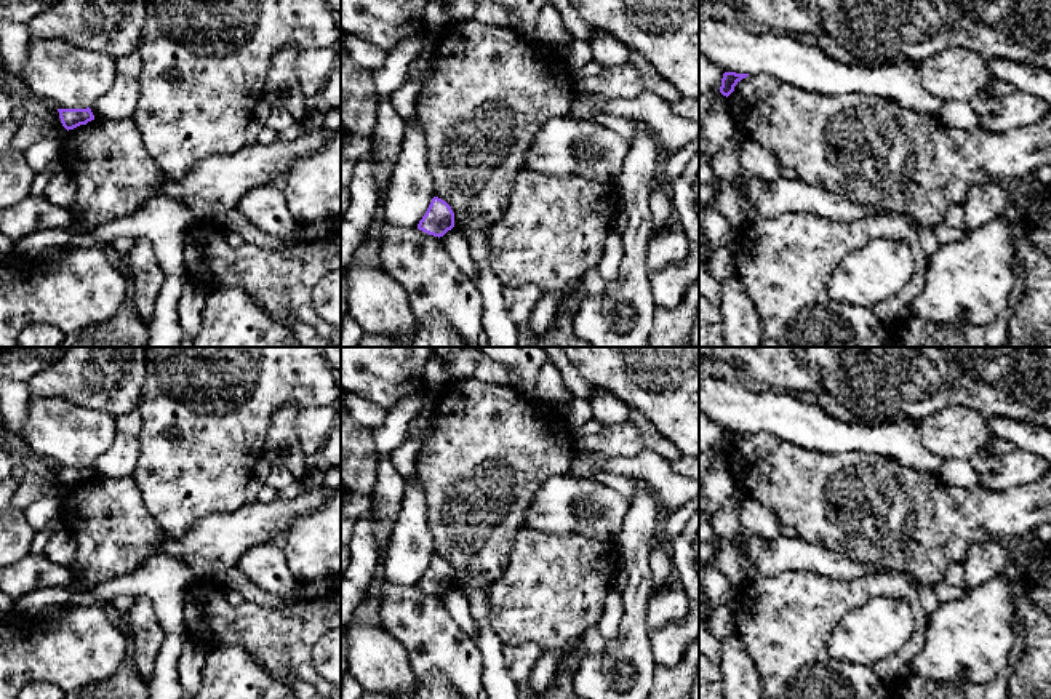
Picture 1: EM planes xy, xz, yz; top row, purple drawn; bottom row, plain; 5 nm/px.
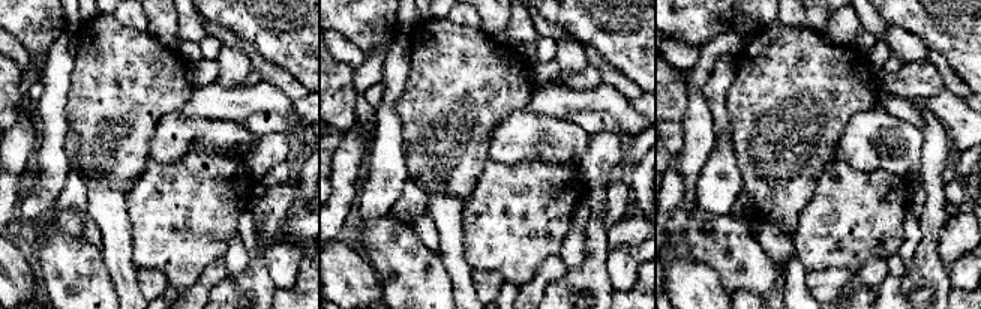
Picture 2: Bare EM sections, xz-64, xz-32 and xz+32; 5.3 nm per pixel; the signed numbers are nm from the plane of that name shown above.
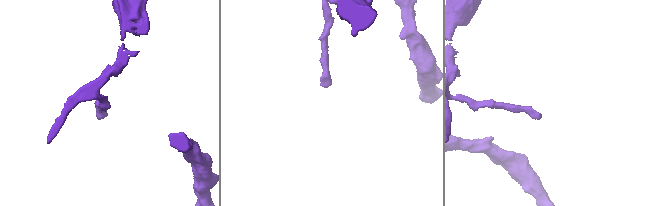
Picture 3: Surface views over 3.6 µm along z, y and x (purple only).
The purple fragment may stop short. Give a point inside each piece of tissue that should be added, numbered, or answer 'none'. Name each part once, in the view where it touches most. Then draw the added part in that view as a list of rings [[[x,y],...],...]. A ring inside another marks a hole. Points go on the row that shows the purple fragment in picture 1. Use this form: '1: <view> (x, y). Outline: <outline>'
none

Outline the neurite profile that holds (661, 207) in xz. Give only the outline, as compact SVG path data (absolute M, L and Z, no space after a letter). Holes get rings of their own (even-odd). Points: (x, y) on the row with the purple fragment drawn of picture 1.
M659 187L651 192L649 211L651 211L653 234L657 234L659 230L662 230L675 218L672 195L667 187Z

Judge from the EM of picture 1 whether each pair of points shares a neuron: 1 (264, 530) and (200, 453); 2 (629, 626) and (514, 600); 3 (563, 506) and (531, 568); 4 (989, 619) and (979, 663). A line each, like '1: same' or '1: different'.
1: different
2: different
3: different
4: same

